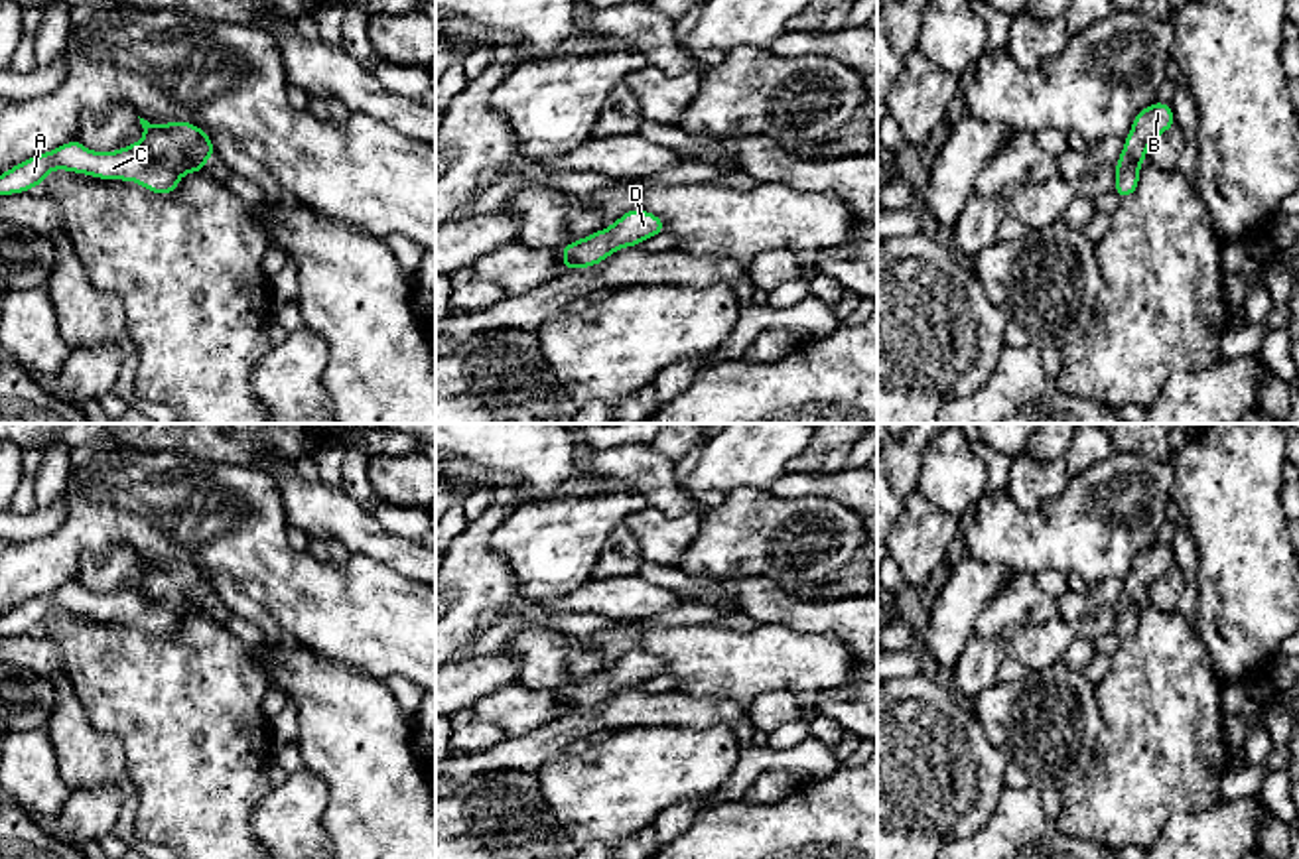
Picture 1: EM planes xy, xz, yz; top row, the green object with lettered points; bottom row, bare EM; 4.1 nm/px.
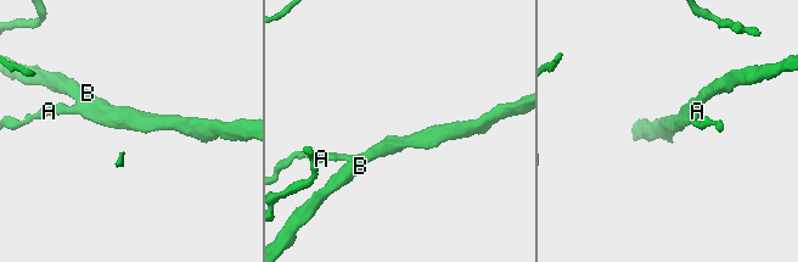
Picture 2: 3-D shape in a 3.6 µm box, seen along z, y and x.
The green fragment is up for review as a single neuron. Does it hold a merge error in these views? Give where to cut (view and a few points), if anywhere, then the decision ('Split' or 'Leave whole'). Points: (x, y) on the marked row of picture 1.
No split. Leave whole

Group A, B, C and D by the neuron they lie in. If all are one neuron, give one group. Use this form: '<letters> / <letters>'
A B C D

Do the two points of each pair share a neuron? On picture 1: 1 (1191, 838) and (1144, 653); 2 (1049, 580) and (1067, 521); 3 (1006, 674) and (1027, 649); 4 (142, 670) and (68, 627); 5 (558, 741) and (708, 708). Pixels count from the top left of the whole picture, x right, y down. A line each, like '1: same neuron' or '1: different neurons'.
1: different neurons
2: different neurons
3: different neurons
4: same neuron
5: same neuron

